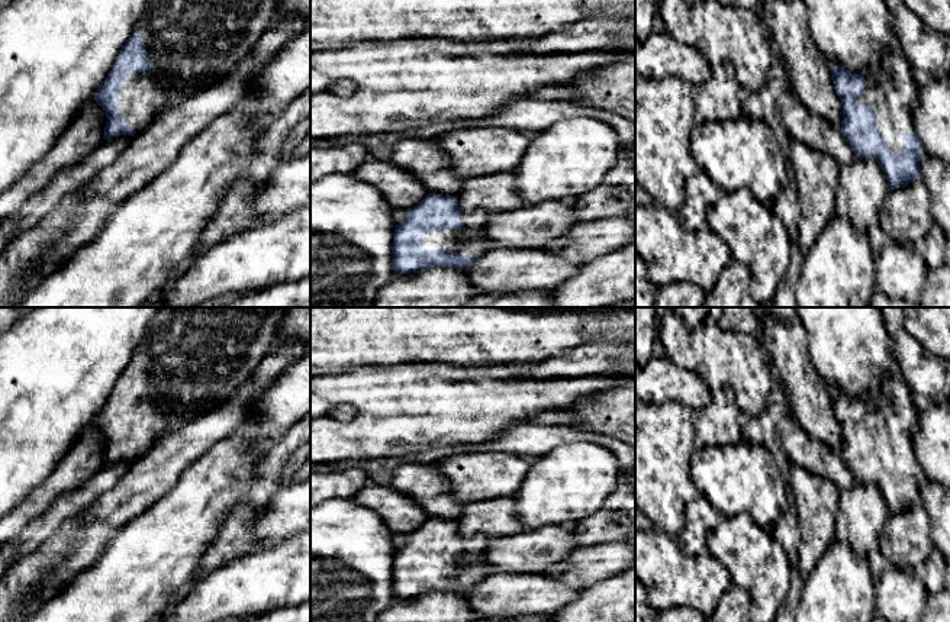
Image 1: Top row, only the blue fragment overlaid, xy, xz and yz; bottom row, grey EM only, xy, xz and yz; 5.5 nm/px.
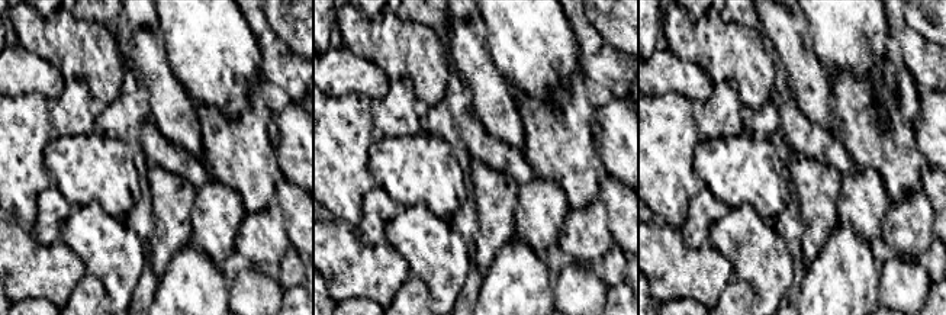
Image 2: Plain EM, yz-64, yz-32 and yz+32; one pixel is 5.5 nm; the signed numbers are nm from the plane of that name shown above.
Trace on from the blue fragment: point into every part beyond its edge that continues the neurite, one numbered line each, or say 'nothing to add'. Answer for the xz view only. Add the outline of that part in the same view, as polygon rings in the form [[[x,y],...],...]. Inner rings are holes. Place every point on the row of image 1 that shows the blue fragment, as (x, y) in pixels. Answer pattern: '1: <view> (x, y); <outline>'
1: xz (472, 239); [[[458,209],[458,217],[464,223],[463,229],[441,229],[431,236],[424,233],[422,245],[426,249],[448,249],[455,255],[476,255],[477,258],[495,248],[486,236],[486,223],[489,215],[483,209],[463,212]]]

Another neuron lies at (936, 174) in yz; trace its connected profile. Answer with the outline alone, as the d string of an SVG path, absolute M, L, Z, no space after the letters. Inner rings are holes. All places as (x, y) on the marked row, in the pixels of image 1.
M922 154L921 180L930 190L931 216L934 223L950 233L950 165L937 157Z

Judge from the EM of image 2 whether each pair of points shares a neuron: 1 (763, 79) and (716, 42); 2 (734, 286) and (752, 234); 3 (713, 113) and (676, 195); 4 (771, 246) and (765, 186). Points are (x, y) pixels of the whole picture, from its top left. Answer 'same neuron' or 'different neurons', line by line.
1: same neuron
2: different neurons
3: different neurons
4: different neurons

